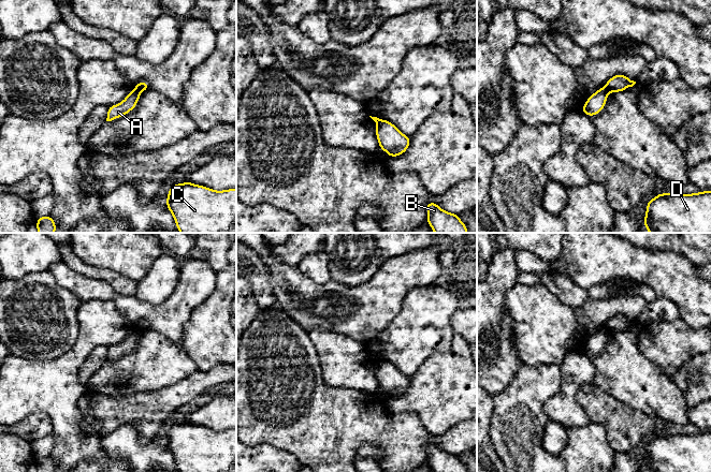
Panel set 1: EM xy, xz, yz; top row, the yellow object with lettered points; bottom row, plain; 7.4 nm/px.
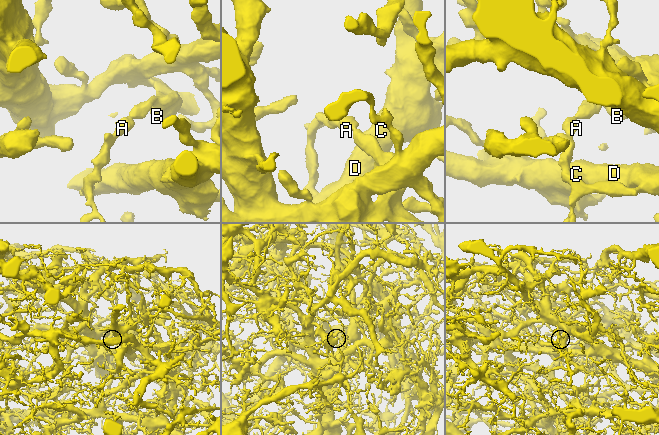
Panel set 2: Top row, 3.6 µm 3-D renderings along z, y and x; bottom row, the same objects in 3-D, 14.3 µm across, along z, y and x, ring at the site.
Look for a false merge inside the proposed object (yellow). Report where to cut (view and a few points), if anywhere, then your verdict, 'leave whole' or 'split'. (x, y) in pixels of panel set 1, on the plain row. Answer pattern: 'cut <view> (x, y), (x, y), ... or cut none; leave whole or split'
cut xy (135, 326), (141, 332); split

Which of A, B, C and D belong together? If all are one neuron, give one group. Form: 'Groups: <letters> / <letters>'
Groups: A C D / B

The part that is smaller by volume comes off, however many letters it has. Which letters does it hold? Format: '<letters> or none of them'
B

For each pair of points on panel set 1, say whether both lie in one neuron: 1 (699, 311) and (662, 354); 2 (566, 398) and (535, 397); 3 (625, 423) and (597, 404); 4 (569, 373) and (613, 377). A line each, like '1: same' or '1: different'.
1: different
2: different
3: same
4: different

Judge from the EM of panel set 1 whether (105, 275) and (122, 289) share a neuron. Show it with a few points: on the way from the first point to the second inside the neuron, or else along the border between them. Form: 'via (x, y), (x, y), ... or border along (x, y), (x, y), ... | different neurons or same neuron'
via (110, 277), (118, 284) | same neuron

